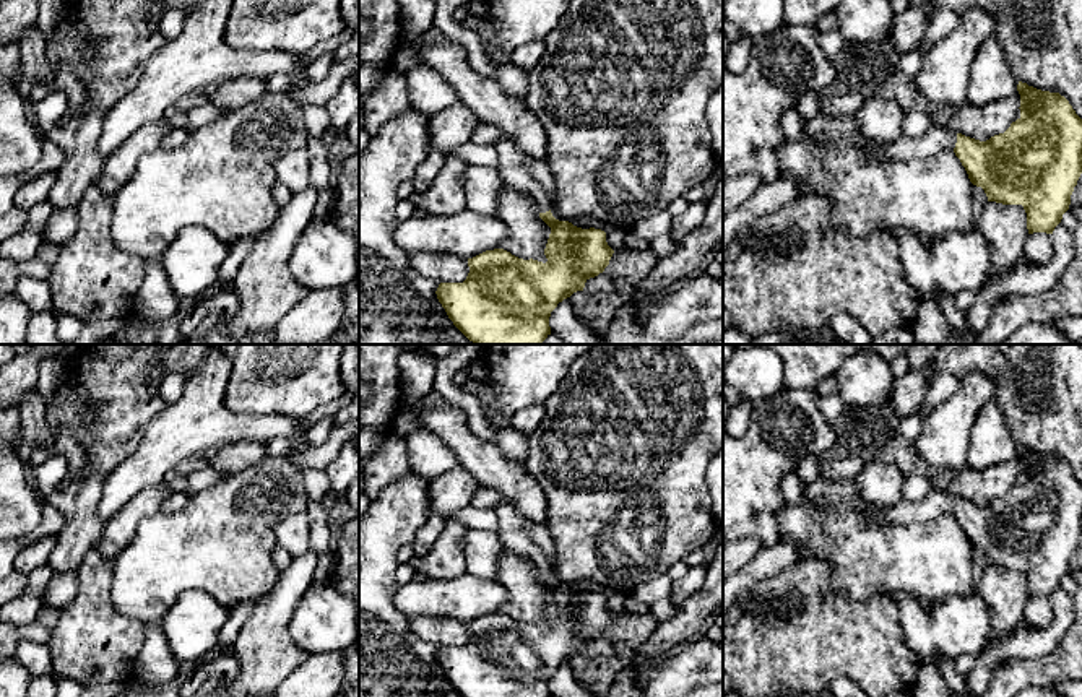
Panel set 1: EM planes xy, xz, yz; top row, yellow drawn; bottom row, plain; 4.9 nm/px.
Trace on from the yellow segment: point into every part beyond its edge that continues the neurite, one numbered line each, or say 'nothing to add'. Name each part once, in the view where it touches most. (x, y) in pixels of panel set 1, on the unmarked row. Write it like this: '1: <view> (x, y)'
1: yz (905, 512)

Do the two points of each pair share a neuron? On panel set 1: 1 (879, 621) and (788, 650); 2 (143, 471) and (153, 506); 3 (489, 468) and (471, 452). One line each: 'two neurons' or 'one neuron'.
1: one neuron
2: two neurons
3: one neuron

